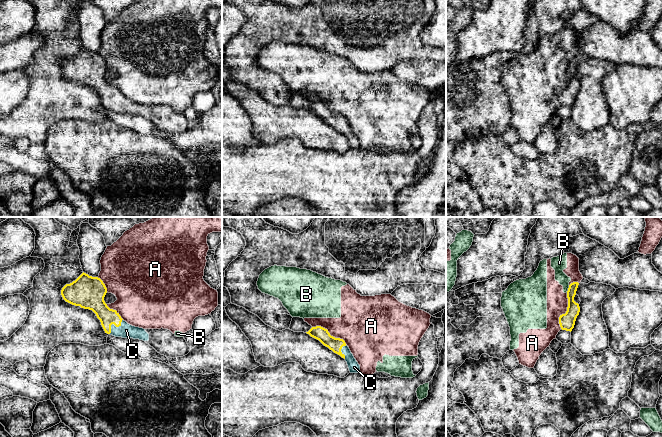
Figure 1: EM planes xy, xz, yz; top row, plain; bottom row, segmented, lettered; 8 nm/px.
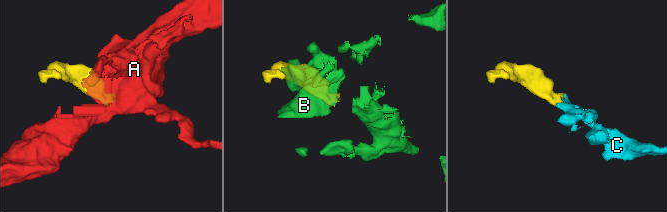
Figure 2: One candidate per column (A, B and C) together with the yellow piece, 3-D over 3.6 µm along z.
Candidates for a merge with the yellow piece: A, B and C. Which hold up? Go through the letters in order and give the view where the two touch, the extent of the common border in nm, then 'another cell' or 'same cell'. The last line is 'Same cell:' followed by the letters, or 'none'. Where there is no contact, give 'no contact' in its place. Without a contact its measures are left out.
A: contact in yz; length 300 nm; another cell
B: contact in yz; length 70 nm; another cell
C: contact in xy; length 160 nm; same cell
Same cell: C

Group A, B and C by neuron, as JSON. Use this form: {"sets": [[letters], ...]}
{"sets": [["A", "B"], ["C"]]}

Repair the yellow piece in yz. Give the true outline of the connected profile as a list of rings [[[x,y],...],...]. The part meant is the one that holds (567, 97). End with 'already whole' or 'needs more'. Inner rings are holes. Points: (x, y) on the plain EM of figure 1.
[[[573,58],[567,67],[568,83],[565,90],[560,91],[559,100],[562,106],[572,107],[575,97],[580,88],[579,80],[574,77],[579,59]]] | already whole

